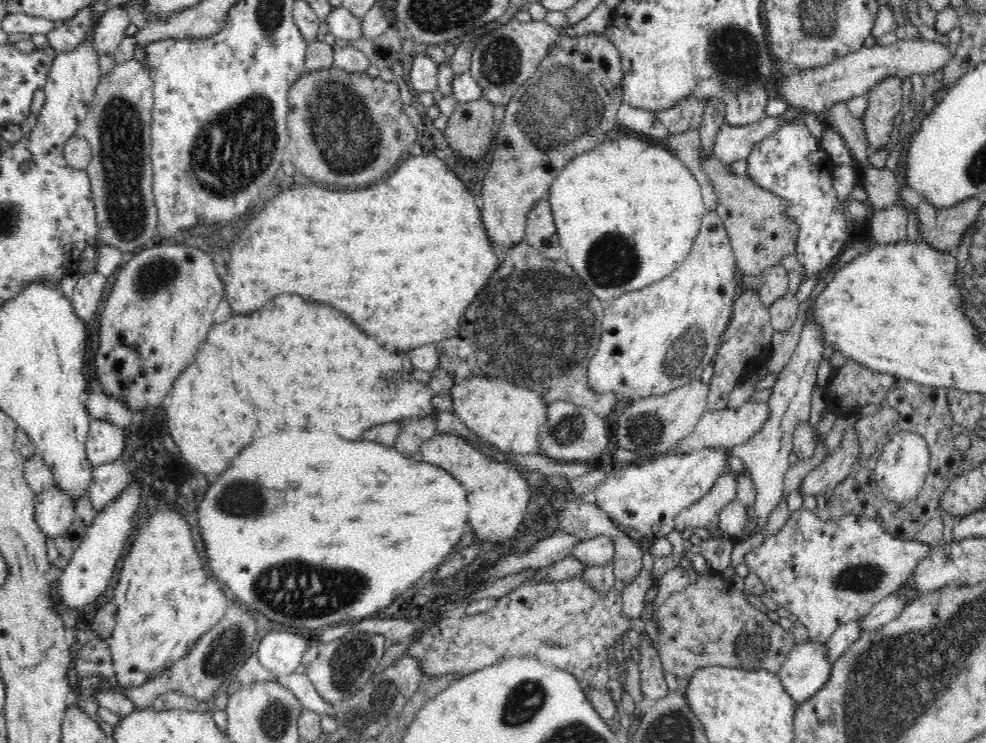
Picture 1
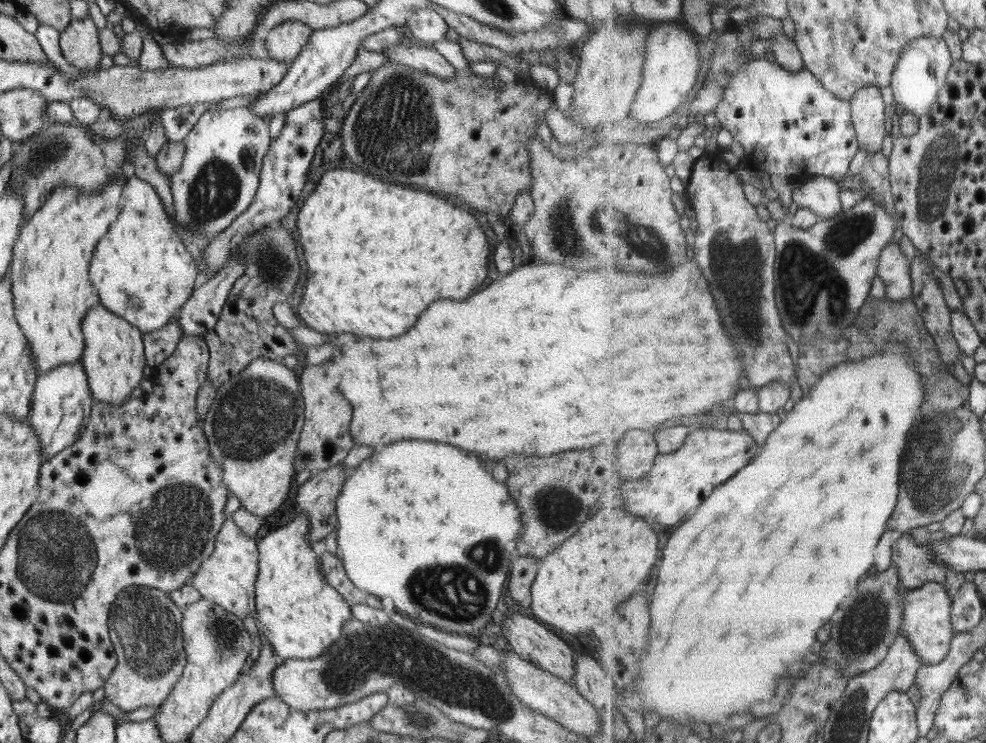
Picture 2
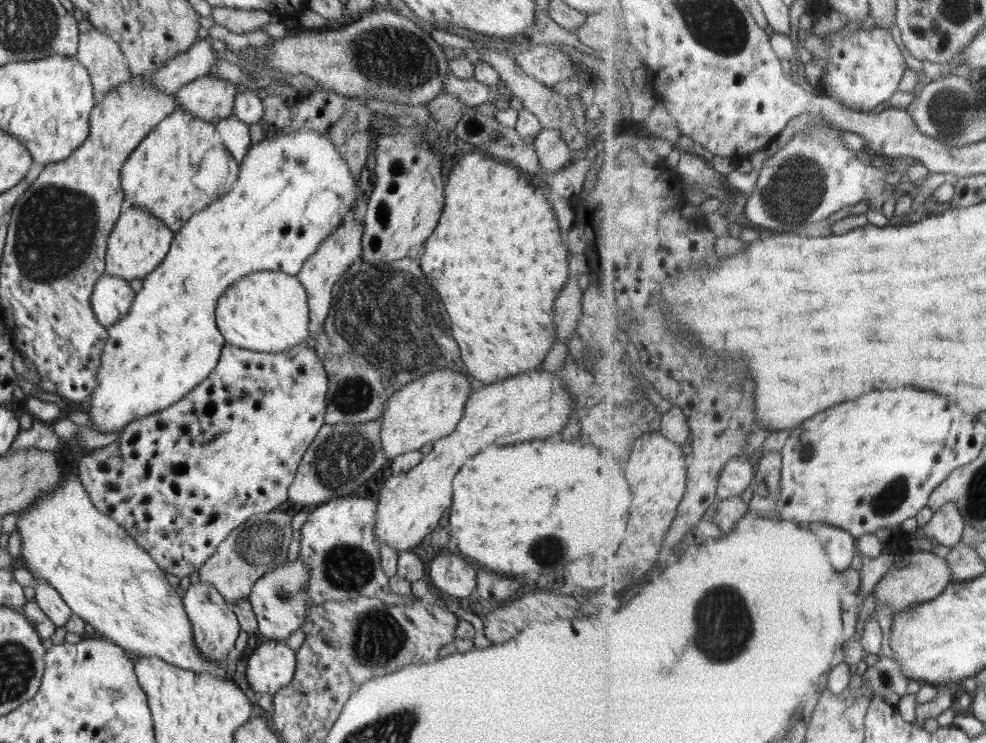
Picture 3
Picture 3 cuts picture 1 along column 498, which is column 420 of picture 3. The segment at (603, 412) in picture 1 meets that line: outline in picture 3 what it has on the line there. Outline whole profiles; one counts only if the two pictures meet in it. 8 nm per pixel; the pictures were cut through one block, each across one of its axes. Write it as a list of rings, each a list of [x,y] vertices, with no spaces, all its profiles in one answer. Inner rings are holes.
[[[407,256],[394,262],[370,264],[356,259],[332,288],[330,312],[324,319],[322,332],[314,341],[314,348],[329,378],[325,416],[325,424],[329,425],[380,419],[388,399],[413,380],[442,369],[465,373],[467,370],[460,358],[458,344],[450,334],[450,318],[438,292],[422,274],[418,260]]]

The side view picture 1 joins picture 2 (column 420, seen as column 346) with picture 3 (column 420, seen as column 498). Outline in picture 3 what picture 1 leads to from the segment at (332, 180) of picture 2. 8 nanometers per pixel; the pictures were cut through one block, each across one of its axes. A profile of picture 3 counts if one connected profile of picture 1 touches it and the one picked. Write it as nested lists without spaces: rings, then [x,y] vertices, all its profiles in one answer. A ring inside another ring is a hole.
[[[475,151],[464,155],[454,165],[452,171],[447,177],[445,186],[445,203],[441,217],[438,219],[438,226],[435,226],[434,234],[426,240],[426,252],[420,258],[420,266],[424,270],[424,274],[428,276],[428,280],[434,284],[434,288],[438,290],[438,294],[442,296],[442,302],[446,306],[446,310],[450,312],[452,318],[452,334],[460,344],[462,350],[462,360],[467,368],[466,373],[478,385],[490,385],[522,372],[529,372],[538,369],[546,358],[548,350],[554,344],[554,334],[556,334],[556,324],[552,318],[554,312],[554,300],[560,294],[562,286],[568,280],[568,250],[562,246],[560,240],[560,228],[558,222],[554,218],[552,212],[552,204],[544,198],[542,189],[536,187],[531,175],[527,174],[519,167],[513,166],[506,161],[500,161],[495,158],[486,158],[484,152]]]

